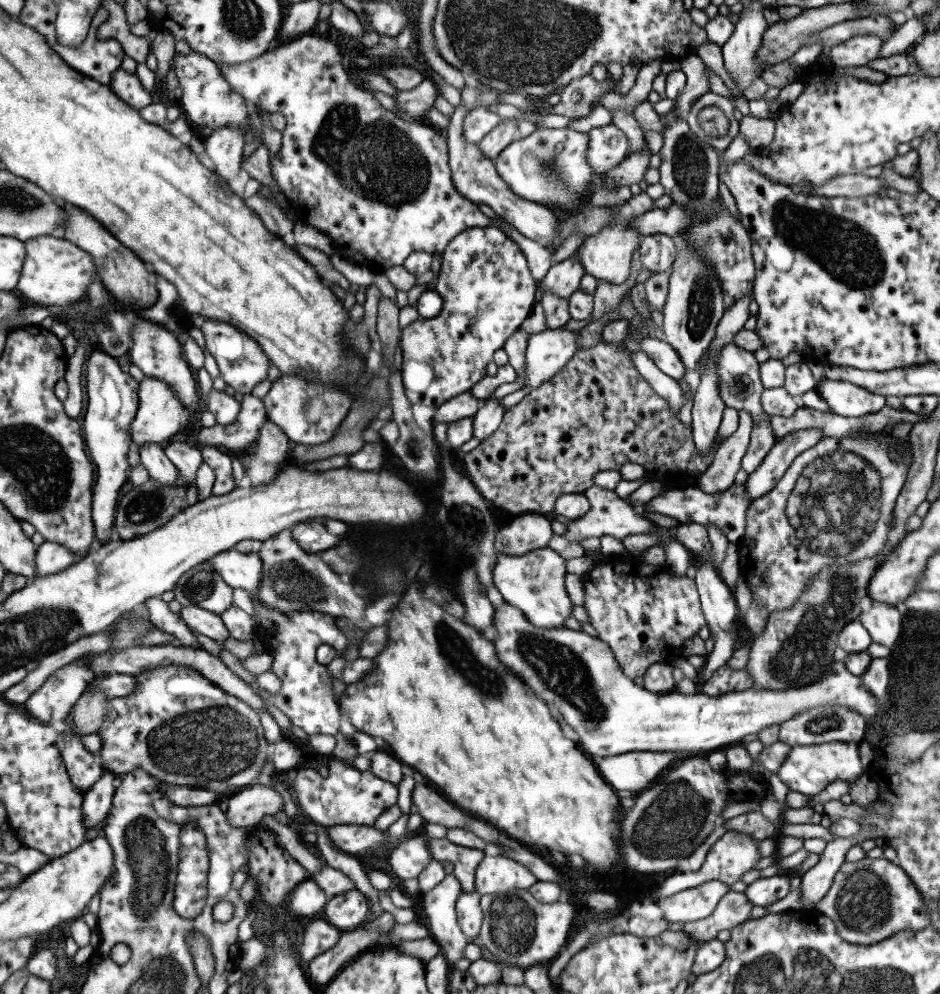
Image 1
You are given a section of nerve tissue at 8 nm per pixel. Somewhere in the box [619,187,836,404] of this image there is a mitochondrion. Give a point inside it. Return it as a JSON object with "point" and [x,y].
{"point":[699,298]}

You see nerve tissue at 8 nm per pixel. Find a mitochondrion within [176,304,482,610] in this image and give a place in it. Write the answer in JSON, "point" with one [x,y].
{"point":[199,585]}

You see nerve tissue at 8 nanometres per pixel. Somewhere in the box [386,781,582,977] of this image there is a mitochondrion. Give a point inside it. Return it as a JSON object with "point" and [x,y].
{"point":[512,924]}

